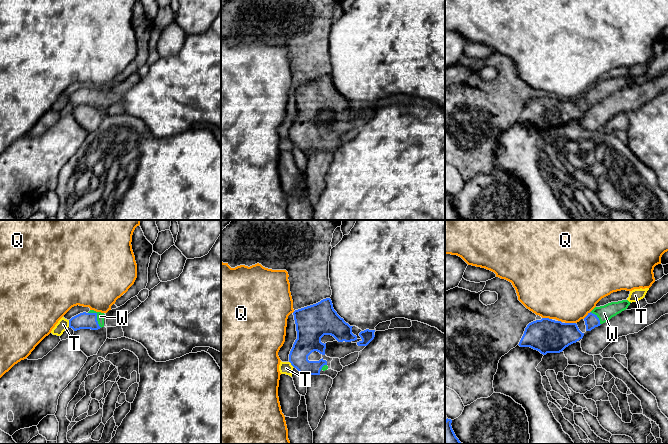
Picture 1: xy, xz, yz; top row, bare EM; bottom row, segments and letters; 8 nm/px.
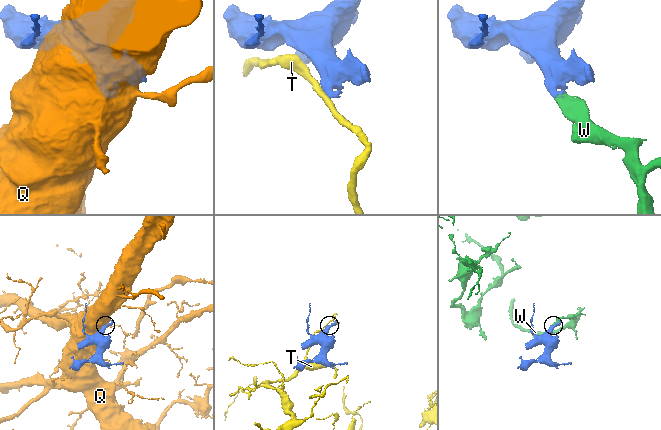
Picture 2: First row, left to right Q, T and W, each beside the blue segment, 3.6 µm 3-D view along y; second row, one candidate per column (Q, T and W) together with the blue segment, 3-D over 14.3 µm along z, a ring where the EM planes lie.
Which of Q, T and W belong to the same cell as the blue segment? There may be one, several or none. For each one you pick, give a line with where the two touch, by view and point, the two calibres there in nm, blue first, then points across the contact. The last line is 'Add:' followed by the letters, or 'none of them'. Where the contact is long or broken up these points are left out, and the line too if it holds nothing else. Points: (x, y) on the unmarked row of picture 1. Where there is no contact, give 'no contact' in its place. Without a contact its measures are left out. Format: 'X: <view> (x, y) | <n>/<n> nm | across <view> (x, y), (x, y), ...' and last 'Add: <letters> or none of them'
W: xy (96, 93) | 130/60 nm | across xy (84, 96), (96, 93), (100, 92)
Add: W

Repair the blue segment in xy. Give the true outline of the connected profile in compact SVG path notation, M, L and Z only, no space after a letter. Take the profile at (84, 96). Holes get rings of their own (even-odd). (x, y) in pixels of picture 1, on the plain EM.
M90 86L88 89L83 88L69 96L69 103L74 107L80 105L98 106L104 103L105 90Z

